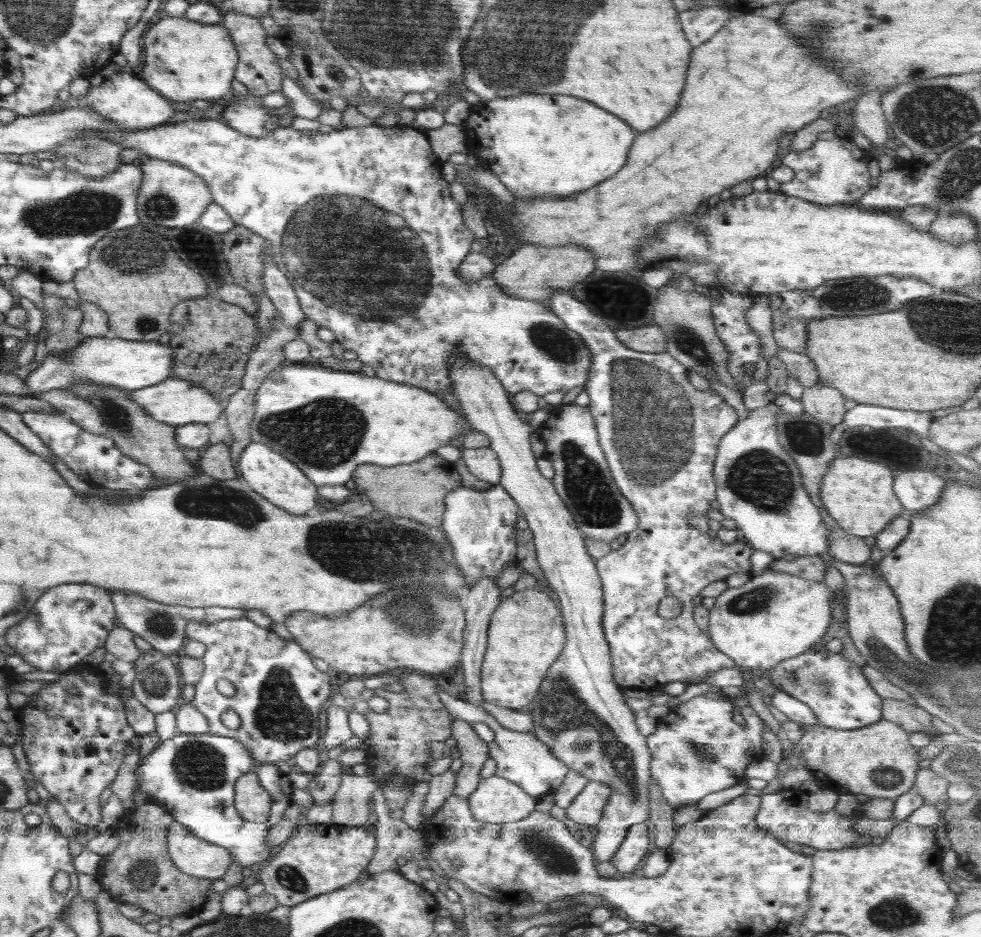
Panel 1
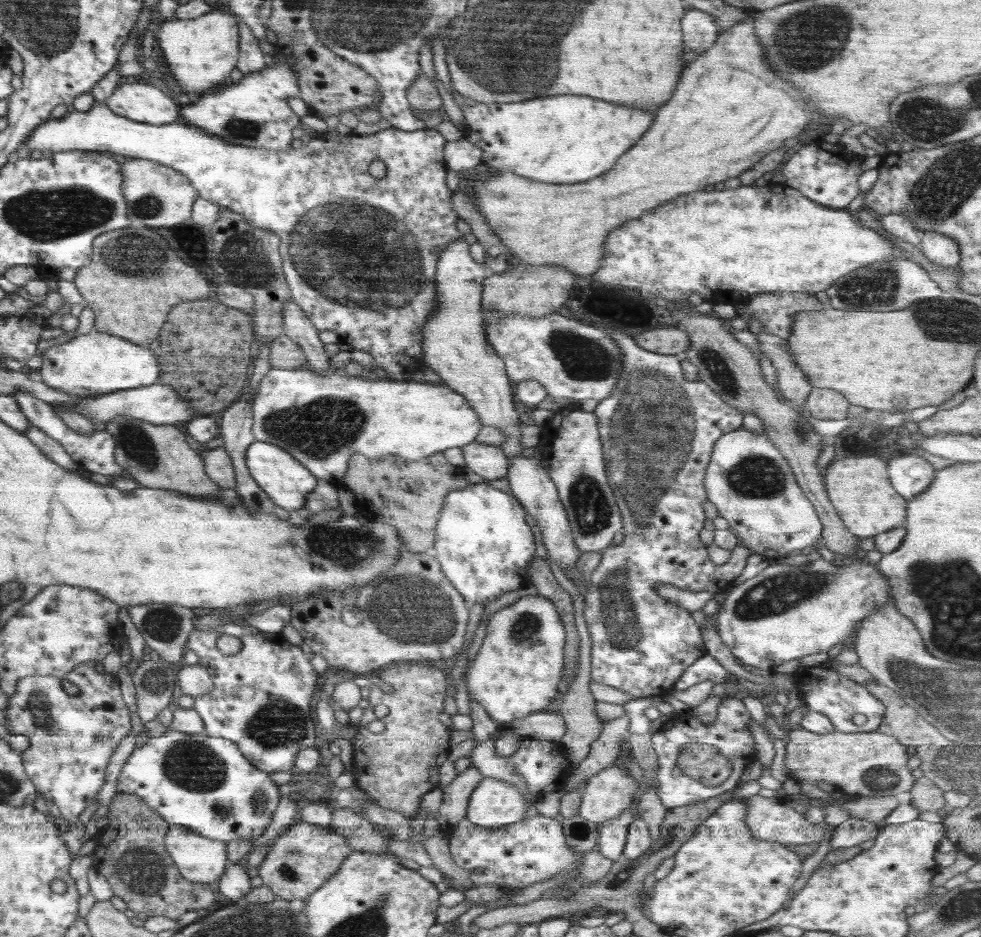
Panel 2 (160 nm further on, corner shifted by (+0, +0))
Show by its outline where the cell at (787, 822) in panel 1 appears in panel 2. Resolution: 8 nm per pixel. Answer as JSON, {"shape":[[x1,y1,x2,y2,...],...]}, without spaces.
{"shape":[[753,795,742,799,747,804,748,816,746,818,746,827,752,834,760,840,768,842,778,842,785,847,788,845,810,844,811,842,820,842,824,837,833,837,835,829,828,827,826,823,812,824,805,819,805,814,800,814,800,810,792,809,788,806,788,802,784,799,770,797,761,797,760,795]]}

